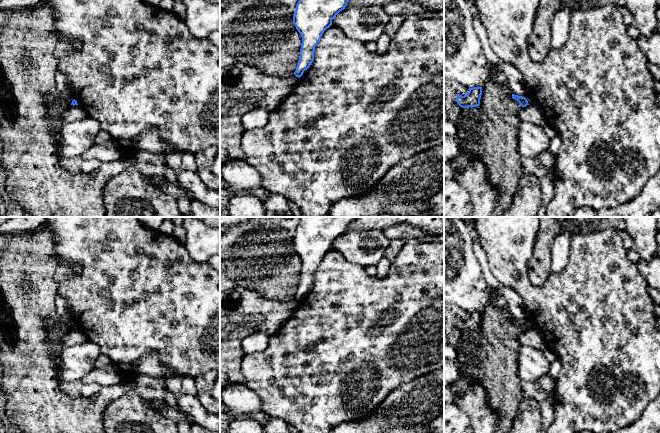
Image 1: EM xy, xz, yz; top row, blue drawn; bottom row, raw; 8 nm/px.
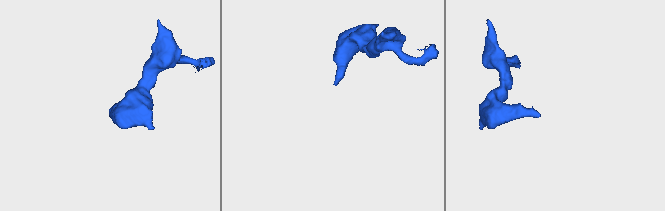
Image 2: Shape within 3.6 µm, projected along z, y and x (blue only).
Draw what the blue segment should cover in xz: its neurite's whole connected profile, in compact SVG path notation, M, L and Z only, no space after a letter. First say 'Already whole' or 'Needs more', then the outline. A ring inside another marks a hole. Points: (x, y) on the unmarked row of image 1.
Already whole. M299 217L293 247L302 261L294 299L300 302L314 284L315 271L336 239L357 217Z

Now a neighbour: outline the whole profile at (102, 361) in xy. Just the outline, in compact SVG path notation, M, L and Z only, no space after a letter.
M100 355L95 363L96 367L108 368L112 366L112 362L105 356Z

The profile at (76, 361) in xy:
M89 340L64 347L57 364L59 373L54 377L63 383L81 380L96 367L100 355L99 346Z

